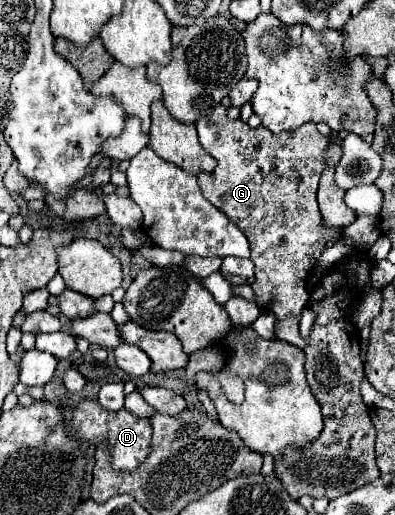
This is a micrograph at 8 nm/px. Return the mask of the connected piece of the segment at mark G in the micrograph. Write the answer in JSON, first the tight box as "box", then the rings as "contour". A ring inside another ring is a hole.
{"box":[196,104,344,322],"contour":[[[218,104],[208,118],[198,120],[196,130],[204,150],[218,160],[214,172],[198,174],[198,184],[204,192],[204,198],[210,200],[218,210],[222,210],[232,222],[236,222],[250,240],[252,260],[256,264],[256,282],[252,284],[252,290],[258,298],[258,304],[262,306],[262,310],[272,312],[276,316],[276,322],[288,316],[300,318],[310,296],[306,278],[312,274],[312,268],[320,254],[326,248],[334,246],[344,234],[344,228],[324,228],[322,214],[316,202],[318,180],[326,164],[324,156],[332,140],[322,136],[314,122],[280,134],[272,134],[264,126],[250,128],[240,118],[230,120],[222,104]]]}

